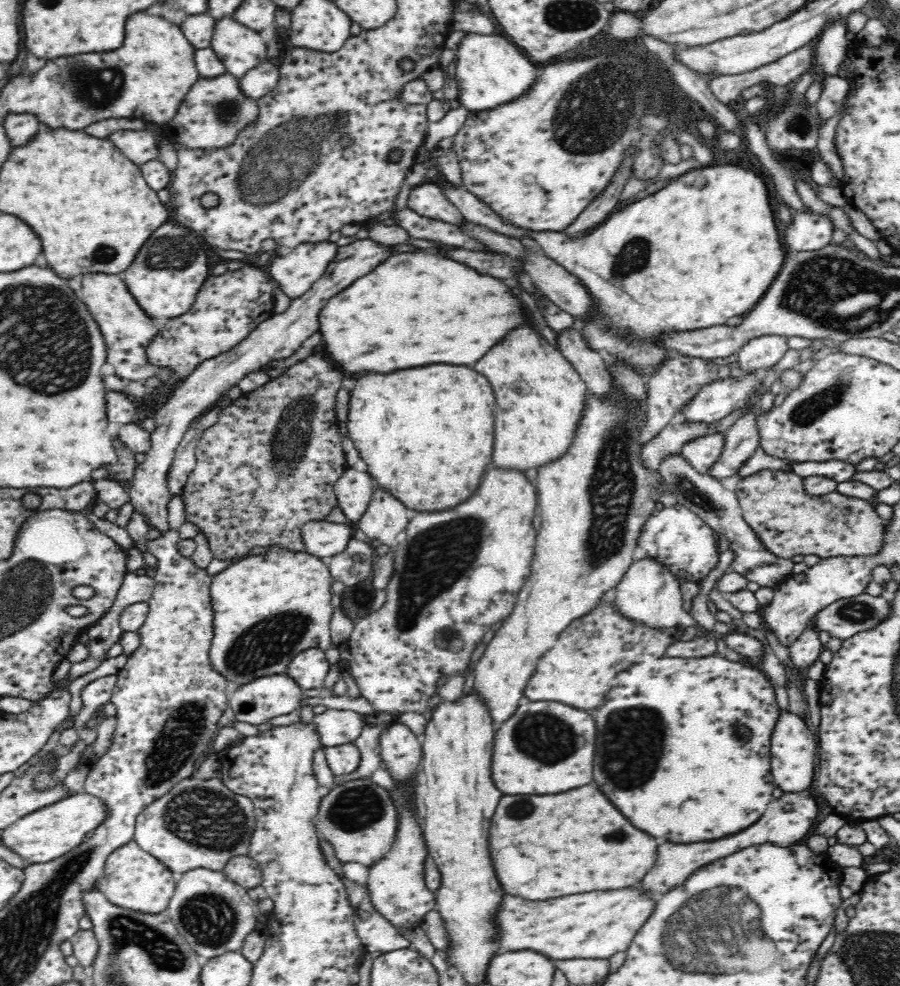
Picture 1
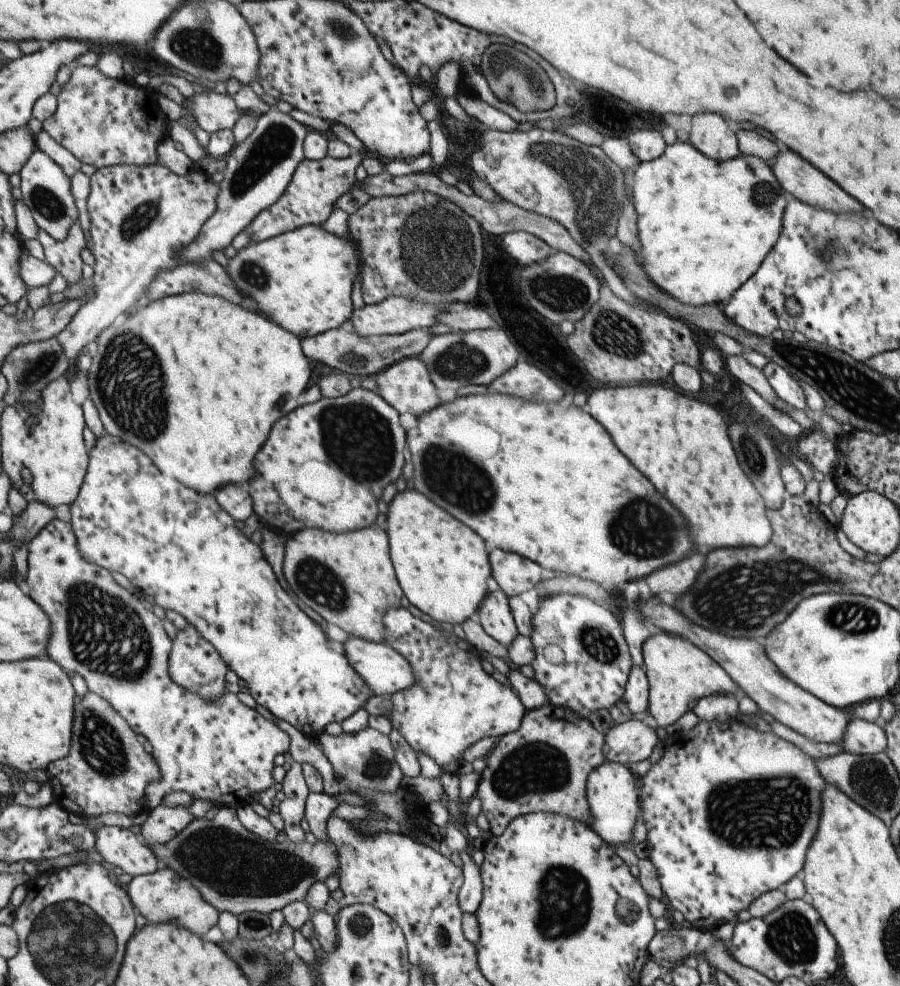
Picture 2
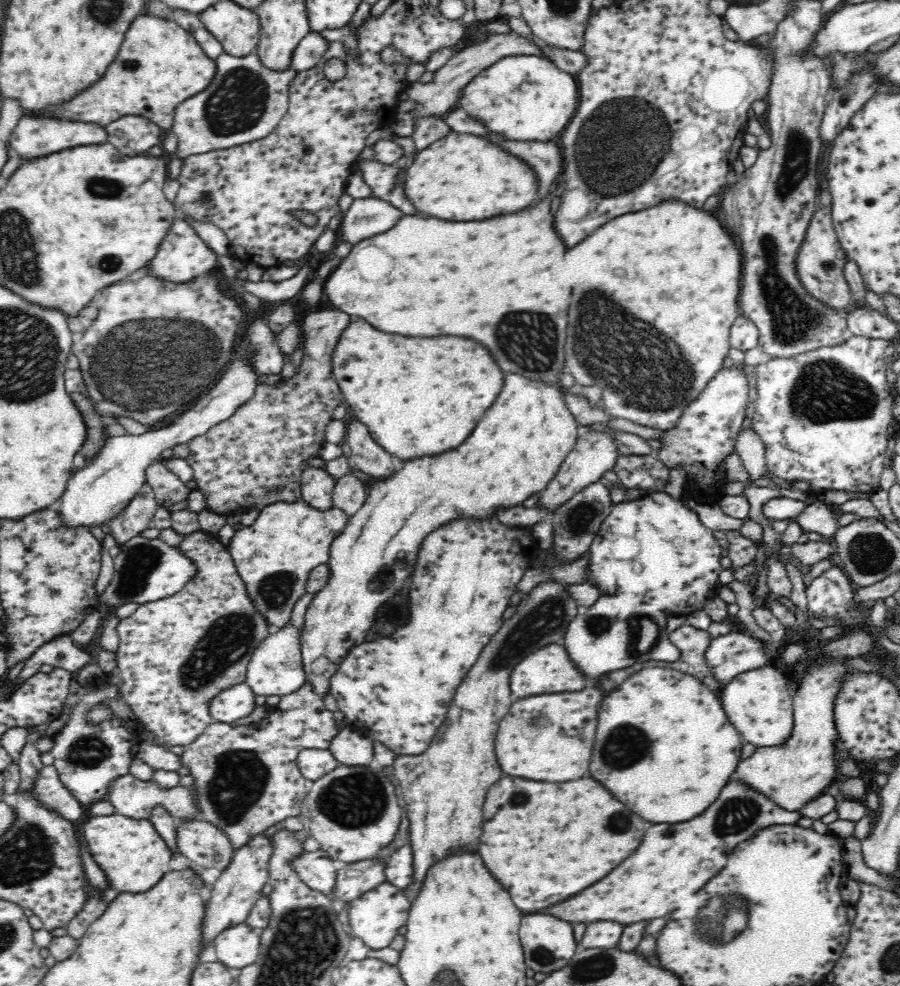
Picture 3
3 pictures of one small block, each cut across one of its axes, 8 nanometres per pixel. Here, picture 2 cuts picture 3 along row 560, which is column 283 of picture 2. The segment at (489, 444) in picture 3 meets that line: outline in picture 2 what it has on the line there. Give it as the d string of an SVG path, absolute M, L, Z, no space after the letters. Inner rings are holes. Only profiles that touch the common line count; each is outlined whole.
M197 291L169 295L154 301L142 303L134 314L130 314L119 324L119 326L109 325L104 328L96 338L97 350L91 359L90 366L85 372L88 382L89 398L97 409L104 432L119 436L121 440L129 442L131 446L137 444L141 452L145 452L149 458L153 458L153 464L161 474L173 476L177 482L183 486L209 494L219 488L221 484L243 484L248 481L253 474L252 460L255 452L261 448L261 444L267 438L267 432L271 424L291 412L297 406L297 396L304 392L311 376L309 362L300 347L300 340L293 336L288 330L276 325L273 321L266 319L263 315L243 310L241 305L235 306L219 296L205 296Z

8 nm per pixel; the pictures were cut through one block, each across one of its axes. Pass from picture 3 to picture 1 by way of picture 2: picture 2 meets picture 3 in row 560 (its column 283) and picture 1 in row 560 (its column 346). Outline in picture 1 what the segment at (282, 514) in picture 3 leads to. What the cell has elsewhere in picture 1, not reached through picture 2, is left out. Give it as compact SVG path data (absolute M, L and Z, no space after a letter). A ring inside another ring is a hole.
M276 545L264 555L248 554L213 576L210 588L213 634L208 658L214 671L226 681L242 686L262 676L286 673L290 661L306 649L326 650L331 641L329 624L335 611L330 592L332 582L333 576L322 559Z

